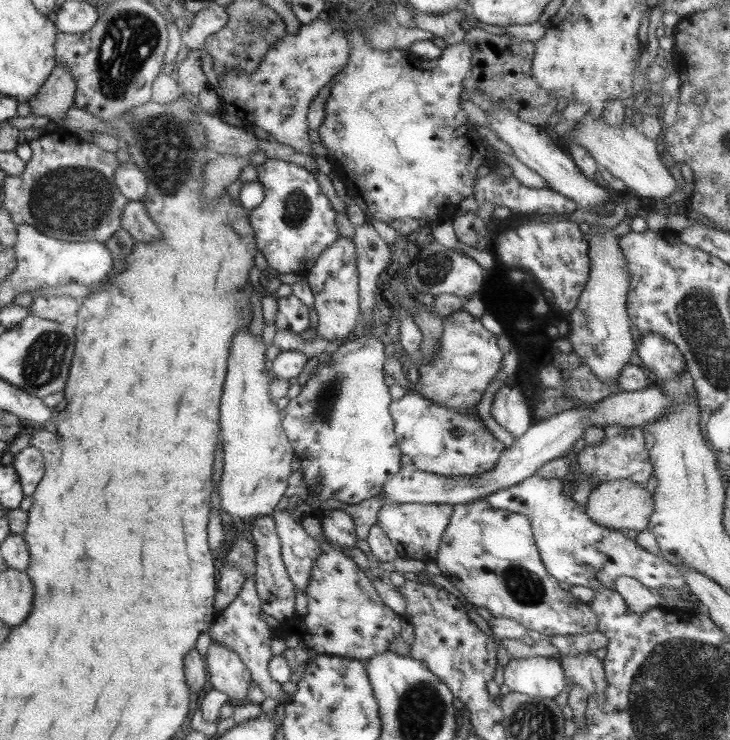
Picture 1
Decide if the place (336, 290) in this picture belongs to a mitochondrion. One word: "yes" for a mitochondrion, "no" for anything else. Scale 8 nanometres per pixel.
no

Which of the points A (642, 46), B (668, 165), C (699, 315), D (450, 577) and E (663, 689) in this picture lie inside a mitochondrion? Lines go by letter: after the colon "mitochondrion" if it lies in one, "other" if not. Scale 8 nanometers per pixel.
A: other
B: other
C: mitochondrion
D: other
E: mitochondrion

